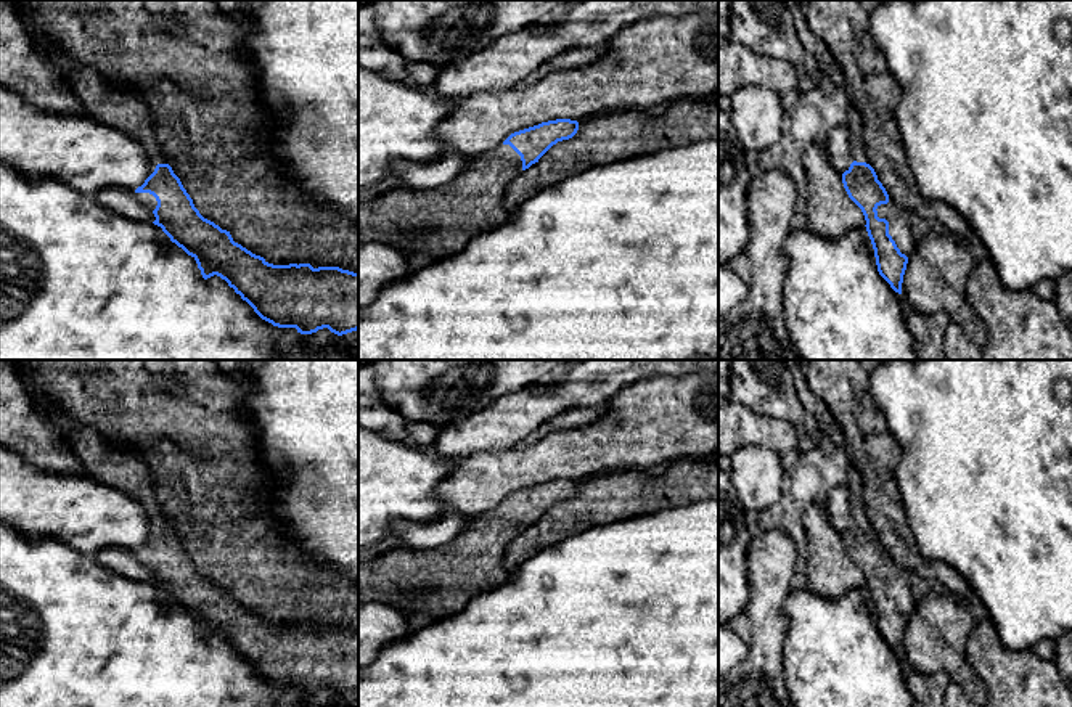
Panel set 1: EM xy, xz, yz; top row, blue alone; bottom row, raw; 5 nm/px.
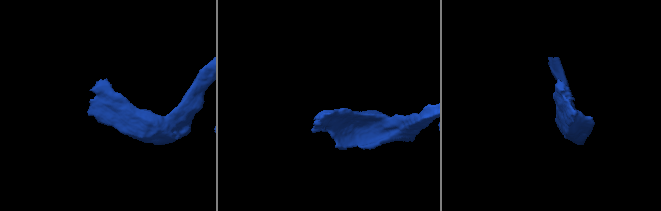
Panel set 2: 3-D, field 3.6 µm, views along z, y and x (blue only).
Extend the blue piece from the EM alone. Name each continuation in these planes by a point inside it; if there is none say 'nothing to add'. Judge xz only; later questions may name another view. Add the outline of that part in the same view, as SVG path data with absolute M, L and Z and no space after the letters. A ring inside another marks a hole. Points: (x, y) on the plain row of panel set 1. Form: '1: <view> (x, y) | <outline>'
1: xz (437, 582) | M501 503L471 519L466 529L444 546L424 551L399 546L358 562L358 607L381 603L397 607L407 615L424 614L434 619L455 615L477 595L495 590L506 582L501 558L508 545L521 533L521 516L509 505Z

